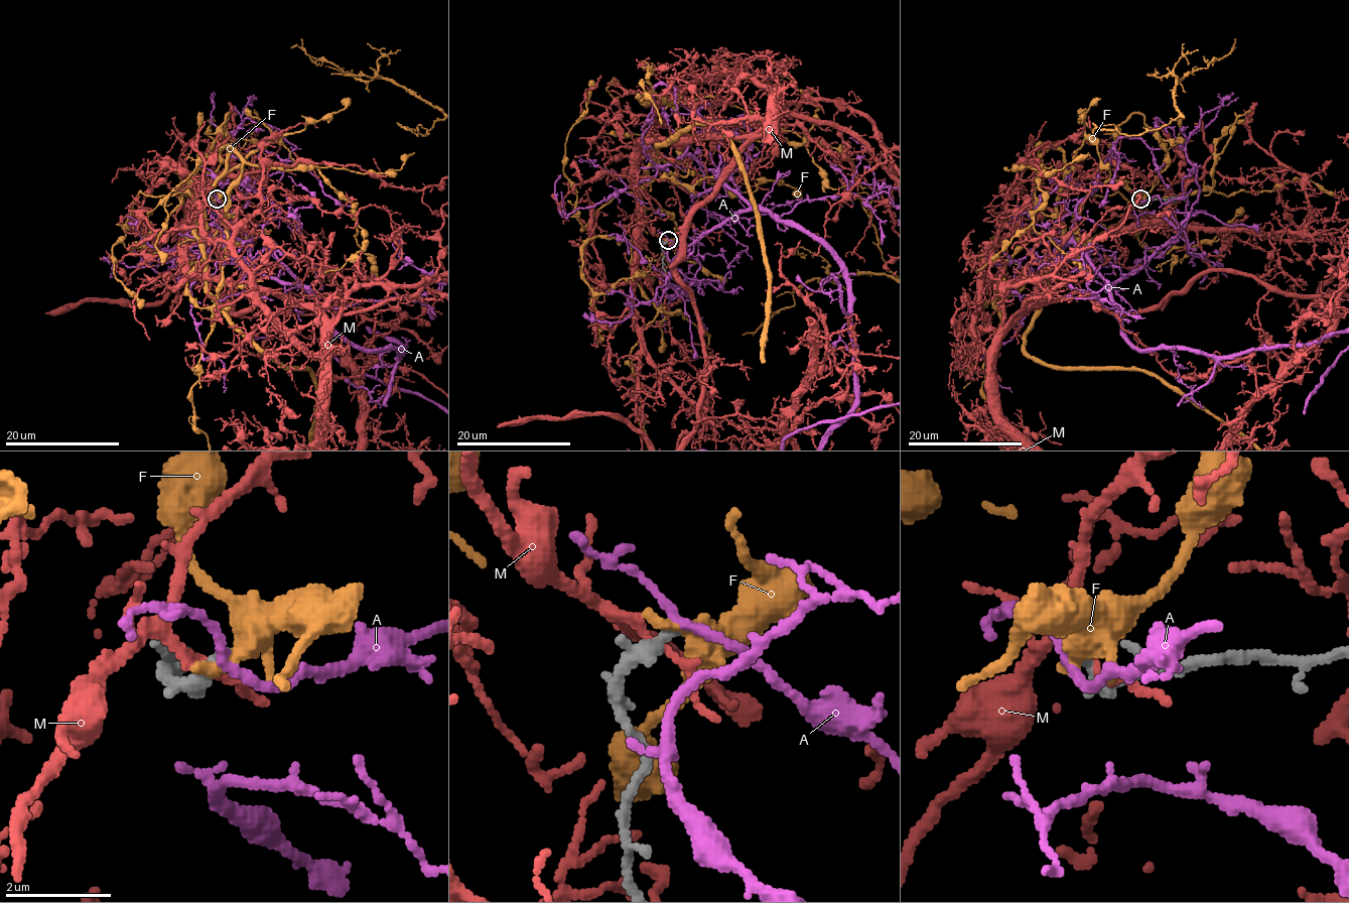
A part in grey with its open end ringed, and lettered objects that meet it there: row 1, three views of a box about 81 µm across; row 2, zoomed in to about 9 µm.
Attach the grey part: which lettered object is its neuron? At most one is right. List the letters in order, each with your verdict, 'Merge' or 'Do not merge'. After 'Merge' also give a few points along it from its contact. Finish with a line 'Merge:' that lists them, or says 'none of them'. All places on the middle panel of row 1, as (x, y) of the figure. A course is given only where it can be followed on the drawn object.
A: Do not merge
F: Do not merge
M: Do not merge
Merge: none of them

